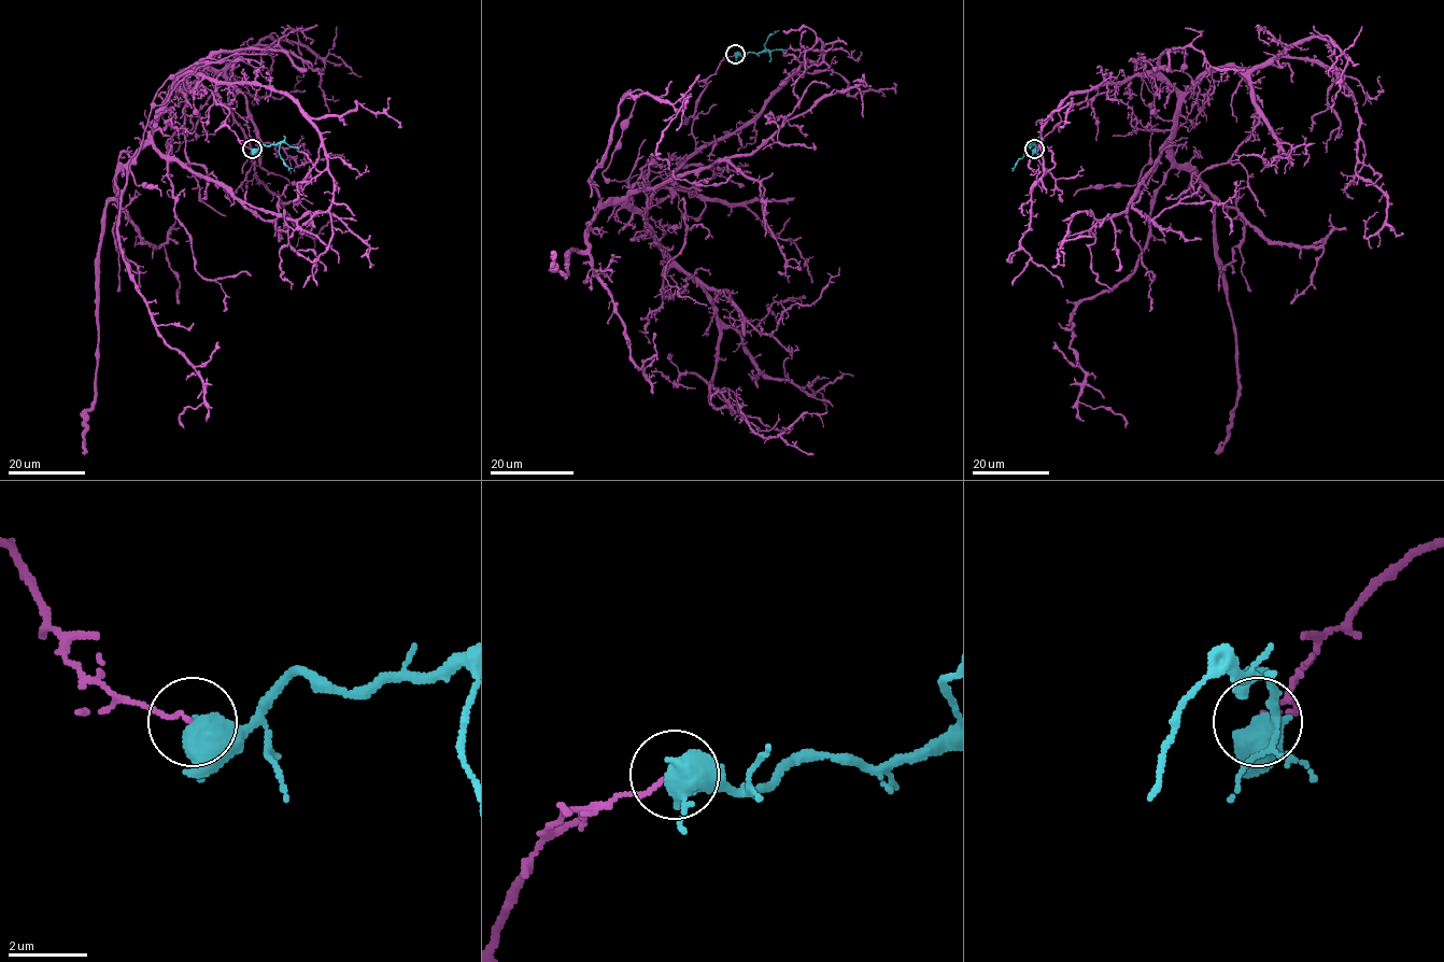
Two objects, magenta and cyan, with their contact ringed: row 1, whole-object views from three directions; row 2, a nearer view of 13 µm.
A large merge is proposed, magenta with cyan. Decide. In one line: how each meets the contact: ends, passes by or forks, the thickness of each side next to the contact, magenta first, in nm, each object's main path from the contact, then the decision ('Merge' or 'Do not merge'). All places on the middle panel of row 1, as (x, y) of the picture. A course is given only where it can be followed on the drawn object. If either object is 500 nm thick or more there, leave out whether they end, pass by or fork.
Thickness 80 nm (magenta) against 500 nm. Course of magenta: (735, 54), (706, 81), (695, 151), (643, 209), (602, 202), (591, 179), (627, 96), (682, 102), (661, 154). Course of cyan: (735, 54), (761, 53), (767, 38), (778, 30). Do not merge

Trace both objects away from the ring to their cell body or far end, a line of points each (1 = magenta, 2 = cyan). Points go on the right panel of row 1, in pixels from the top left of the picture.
1: (1033, 149), (1061, 108), (1133, 76), (1177, 95), (1142, 257), (1072, 319), (1078, 399), (1126, 428)
2: (1033, 149), (1035, 146), (1030, 143), (1011, 168)

